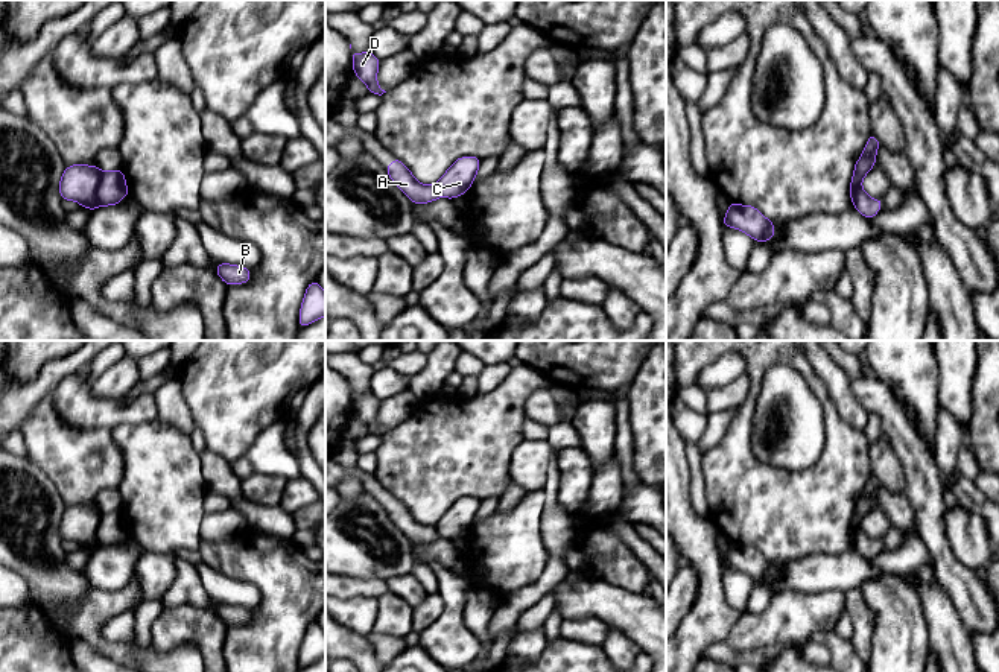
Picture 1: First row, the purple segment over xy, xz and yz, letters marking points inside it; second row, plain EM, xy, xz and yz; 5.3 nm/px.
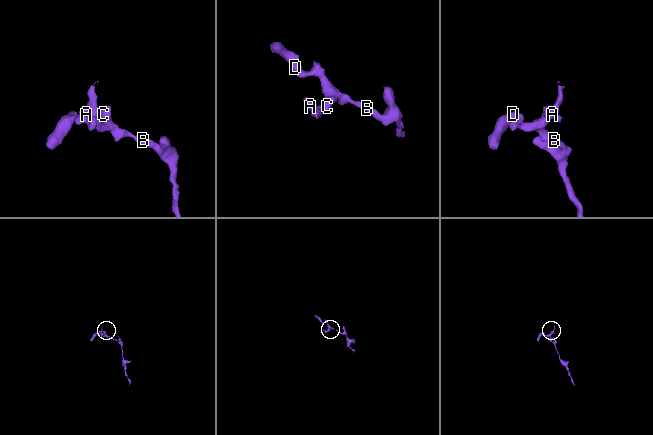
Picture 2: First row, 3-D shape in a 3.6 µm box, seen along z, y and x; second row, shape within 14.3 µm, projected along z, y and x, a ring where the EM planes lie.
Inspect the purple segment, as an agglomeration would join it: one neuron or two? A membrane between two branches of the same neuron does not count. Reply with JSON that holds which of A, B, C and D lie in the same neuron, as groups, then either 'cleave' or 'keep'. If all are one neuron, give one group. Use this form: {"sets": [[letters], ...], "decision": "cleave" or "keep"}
{"sets": [["A"], ["B", "C", "D"]], "decision": "cleave"}

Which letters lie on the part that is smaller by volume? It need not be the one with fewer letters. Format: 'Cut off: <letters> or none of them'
Cut off: A

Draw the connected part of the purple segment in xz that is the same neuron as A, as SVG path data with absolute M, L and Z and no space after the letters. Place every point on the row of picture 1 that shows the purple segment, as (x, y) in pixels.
M394 157L394 161L385 167L389 178L395 185L414 202L414 204L427 204L439 198L439 193L435 185L426 185L418 182L411 170Z

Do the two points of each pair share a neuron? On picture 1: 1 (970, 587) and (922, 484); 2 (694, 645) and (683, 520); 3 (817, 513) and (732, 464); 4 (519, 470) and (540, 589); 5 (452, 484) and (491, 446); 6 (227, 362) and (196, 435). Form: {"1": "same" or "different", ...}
{"1": "same", "2": "same", "3": "same", "4": "different", "5": "same", "6": "different"}

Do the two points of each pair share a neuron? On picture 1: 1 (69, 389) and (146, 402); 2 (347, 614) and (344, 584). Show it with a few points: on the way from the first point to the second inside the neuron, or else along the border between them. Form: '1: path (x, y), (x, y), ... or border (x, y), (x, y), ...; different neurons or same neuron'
1: path (88, 409), (126, 411); same neuron
2: border (341, 596), (376, 599); different neurons

